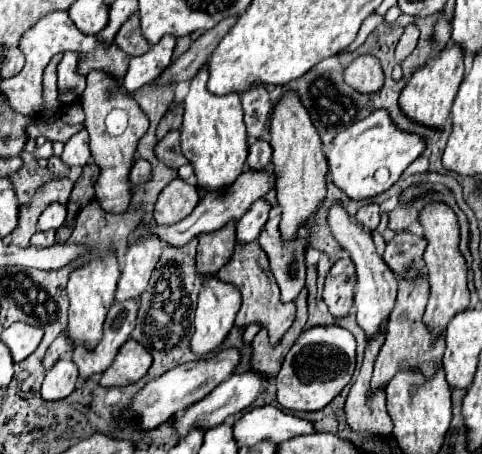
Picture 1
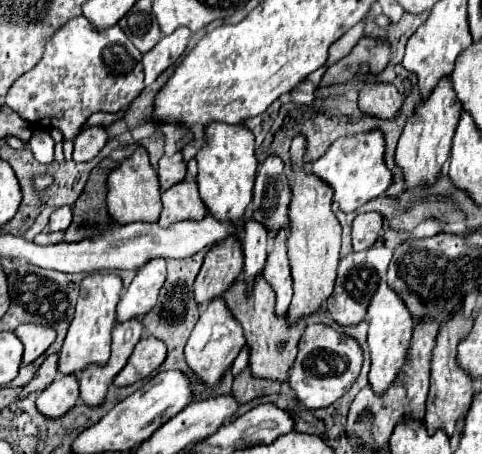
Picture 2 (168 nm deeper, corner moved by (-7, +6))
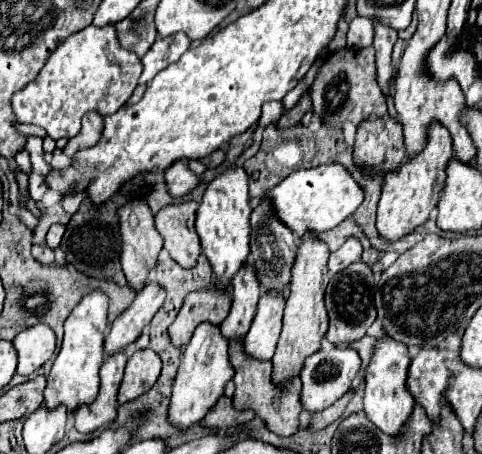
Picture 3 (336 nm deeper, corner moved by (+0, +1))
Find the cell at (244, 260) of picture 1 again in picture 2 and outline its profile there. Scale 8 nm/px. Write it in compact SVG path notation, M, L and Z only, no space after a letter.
M263 277L255 281L255 289L251 289L251 297L247 297L247 283L239 279L235 285L231 285L231 289L227 289L223 299L227 301L227 307L233 311L235 319L239 319L243 325L247 345L251 347L249 363L255 377L287 381L287 371L295 361L297 343L307 327L307 321L303 321L303 325L287 325L287 315L279 317L275 313L275 291L271 289L271 285L267 285L267 281L263 281Z

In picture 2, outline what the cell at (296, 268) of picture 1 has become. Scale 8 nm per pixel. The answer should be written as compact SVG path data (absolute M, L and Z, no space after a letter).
M283 229L283 233L275 235L275 243L273 243L273 251L267 257L267 267L263 269L263 277L273 285L275 293L277 293L277 305L275 311L279 315L283 315L289 309L291 303L291 267L287 261L287 229Z

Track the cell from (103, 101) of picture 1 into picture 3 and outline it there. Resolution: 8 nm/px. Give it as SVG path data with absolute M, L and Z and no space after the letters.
M132 200L124 208L120 208L120 234L122 234L122 272L128 280L128 286L134 292L140 292L144 282L148 282L150 272L156 268L160 260L160 252L164 242L154 226L154 216L146 204L146 200Z

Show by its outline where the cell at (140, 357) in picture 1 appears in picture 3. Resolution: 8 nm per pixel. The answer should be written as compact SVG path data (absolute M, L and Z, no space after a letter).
M146 348L134 352L126 364L126 374L118 392L118 402L124 404L146 394L156 384L160 370L162 370L162 362L154 350Z

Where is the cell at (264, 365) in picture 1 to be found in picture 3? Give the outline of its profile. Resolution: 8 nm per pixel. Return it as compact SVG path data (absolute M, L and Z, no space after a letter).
M222 396L218 400L218 404L206 414L206 418L202 420L204 428L212 428L212 430L220 430L220 428L236 428L242 424L248 424L254 418L252 410L244 410L238 412L232 406L232 400Z

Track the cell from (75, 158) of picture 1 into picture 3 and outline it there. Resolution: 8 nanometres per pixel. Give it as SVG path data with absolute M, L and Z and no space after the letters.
M88 112L88 116L82 118L82 130L68 140L64 154L72 158L72 154L94 146L100 138L100 130L102 130L102 116L96 112Z

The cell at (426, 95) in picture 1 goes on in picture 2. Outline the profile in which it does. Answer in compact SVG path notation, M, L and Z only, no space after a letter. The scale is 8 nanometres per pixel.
M445 77L439 81L439 85L431 91L431 97L427 101L421 101L413 113L409 115L405 129L401 133L395 161L399 167L403 167L405 185L417 187L421 183L433 183L451 151L451 139L455 135L455 127L461 115L461 105L455 95L455 89L451 85L451 77Z

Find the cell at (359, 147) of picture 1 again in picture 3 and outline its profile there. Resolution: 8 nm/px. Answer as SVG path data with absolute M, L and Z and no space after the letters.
M328 164L292 172L278 186L266 190L262 198L270 202L272 212L278 214L276 218L280 218L280 222L302 238L306 232L322 234L336 228L342 220L354 214L354 210L362 204L364 194L342 164Z

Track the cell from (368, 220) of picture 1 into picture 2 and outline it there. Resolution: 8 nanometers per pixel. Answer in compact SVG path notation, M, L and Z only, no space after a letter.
M377 211L359 213L353 219L353 251L363 251L373 245L383 229L383 217Z

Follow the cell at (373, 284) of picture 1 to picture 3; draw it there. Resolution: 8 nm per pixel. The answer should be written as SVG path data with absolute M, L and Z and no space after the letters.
M378 340L374 348L374 356L366 368L366 392L364 392L364 412L372 424L384 434L398 438L408 424L408 418L414 410L414 398L406 390L406 374L408 374L408 348L394 340Z

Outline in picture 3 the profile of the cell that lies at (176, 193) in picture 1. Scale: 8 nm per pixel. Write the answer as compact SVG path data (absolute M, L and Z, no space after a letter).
M184 202L184 204L172 204L162 208L156 214L156 230L160 232L160 236L164 238L164 248L170 254L170 258L174 262L178 262L180 266L192 268L196 266L196 258L200 256L200 240L198 234L194 230L194 218L196 218L196 202Z

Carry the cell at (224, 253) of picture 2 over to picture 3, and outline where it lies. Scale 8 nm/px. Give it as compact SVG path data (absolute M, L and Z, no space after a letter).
M212 286L208 290L190 292L184 300L178 318L168 328L170 342L176 348L186 346L198 324L210 322L214 326L220 326L222 320L228 316L228 312L230 312L230 290L218 292Z

